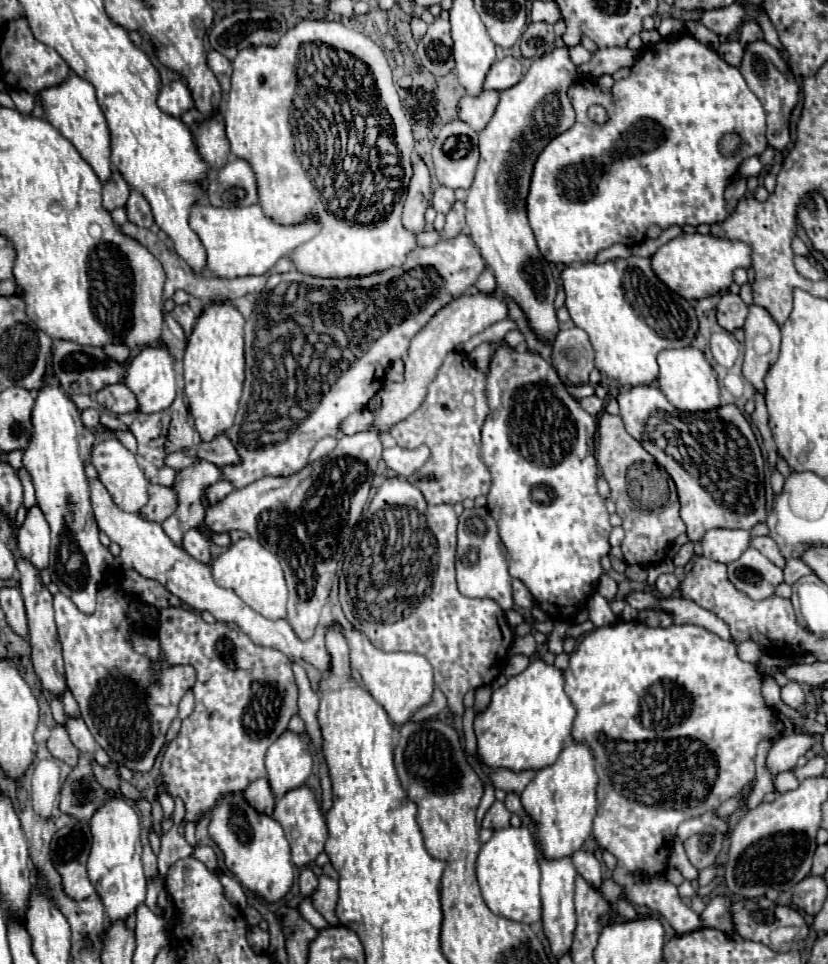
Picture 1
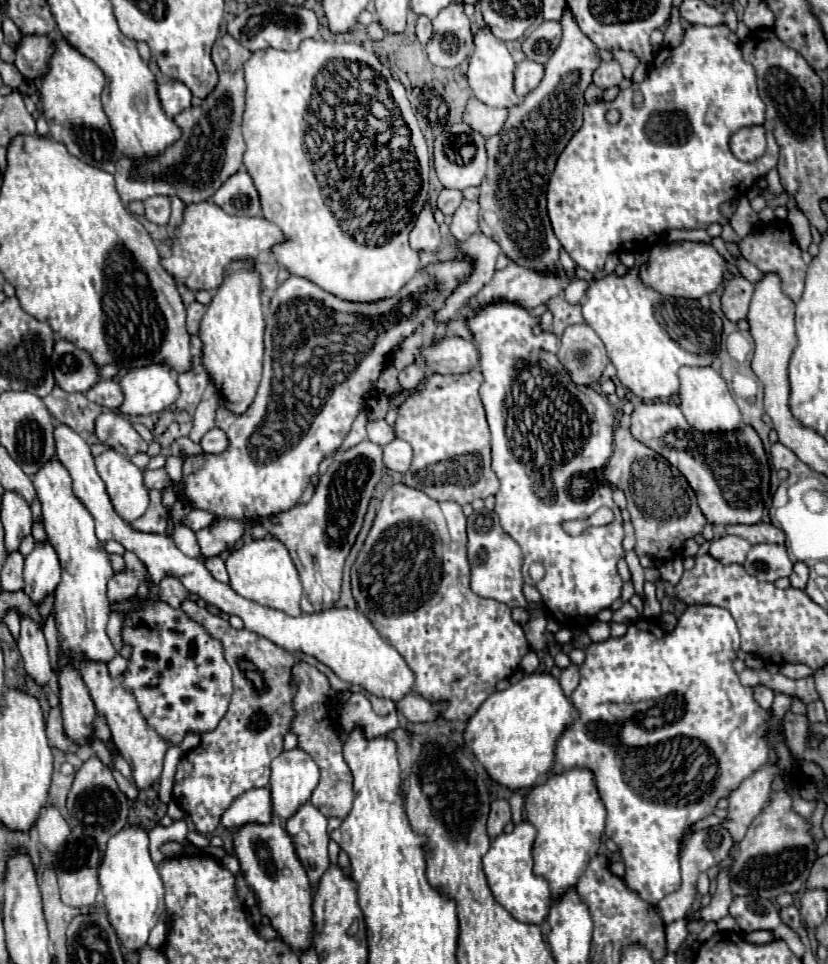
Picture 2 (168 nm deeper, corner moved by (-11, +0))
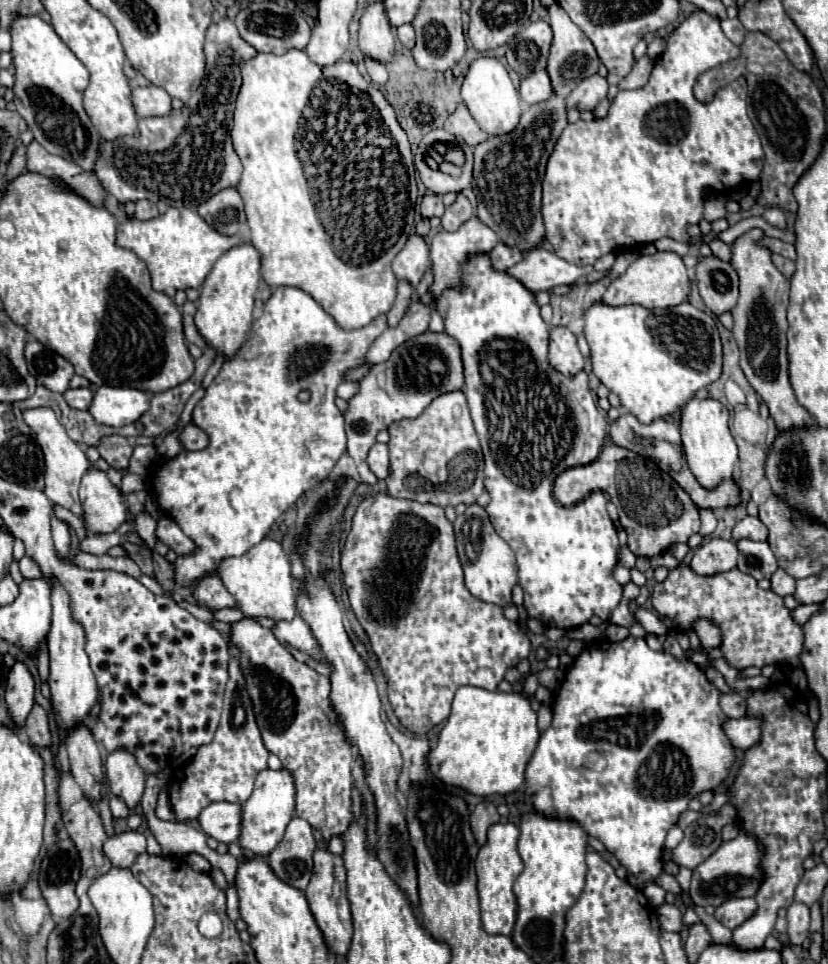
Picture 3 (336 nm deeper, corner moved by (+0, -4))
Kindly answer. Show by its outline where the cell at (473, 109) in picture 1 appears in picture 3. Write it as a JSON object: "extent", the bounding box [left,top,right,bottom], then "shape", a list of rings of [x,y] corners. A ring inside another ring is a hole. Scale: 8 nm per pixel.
{"extent":[443,103,489,145],"shape":[[[461,103],[445,121],[443,125],[445,131],[453,133],[457,139],[465,141],[467,145],[477,145],[481,141],[485,141],[489,135],[477,125],[477,121],[473,119],[473,115],[469,113],[469,109]]]}

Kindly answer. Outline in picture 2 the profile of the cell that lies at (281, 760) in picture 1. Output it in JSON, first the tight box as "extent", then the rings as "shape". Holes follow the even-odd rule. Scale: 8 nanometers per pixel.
{"extent":[270,749,320,821],"shape":[[[302,749],[280,753],[270,767],[272,815],[286,821],[296,813],[296,809],[300,809],[300,805],[310,801],[310,795],[318,785],[320,771]]]}

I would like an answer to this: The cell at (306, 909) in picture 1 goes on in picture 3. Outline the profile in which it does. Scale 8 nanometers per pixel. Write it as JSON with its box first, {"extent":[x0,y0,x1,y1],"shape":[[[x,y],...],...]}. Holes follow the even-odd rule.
{"extent":[267,817,315,891],"shape":[[[293,817],[285,837],[269,853],[267,861],[281,881],[303,891],[313,873],[313,851],[315,839],[311,825],[301,817]]]}

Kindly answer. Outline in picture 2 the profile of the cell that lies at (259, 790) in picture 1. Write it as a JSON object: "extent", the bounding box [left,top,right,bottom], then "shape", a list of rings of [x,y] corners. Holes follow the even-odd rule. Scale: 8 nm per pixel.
{"extent":[222,789,272,831],"shape":[[[250,789],[232,801],[232,805],[222,813],[222,825],[228,831],[238,831],[248,823],[270,823],[272,803],[268,789]]]}

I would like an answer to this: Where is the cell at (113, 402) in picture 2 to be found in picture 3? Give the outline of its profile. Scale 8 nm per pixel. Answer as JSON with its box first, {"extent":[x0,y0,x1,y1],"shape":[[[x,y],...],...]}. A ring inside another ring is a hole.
{"extent":[63,389,93,409],"shape":[[[67,389],[63,397],[75,409],[89,409],[93,401],[93,391],[91,389]]]}

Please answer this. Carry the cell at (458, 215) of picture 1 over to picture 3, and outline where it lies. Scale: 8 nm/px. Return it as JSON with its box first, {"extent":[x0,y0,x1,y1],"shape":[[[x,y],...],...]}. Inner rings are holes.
{"extent":[441,195,473,231],"shape":[[[459,195],[457,201],[453,205],[449,205],[445,209],[445,215],[441,217],[441,225],[445,231],[457,231],[465,221],[469,221],[473,217],[473,207],[471,203],[467,201],[467,197]]]}

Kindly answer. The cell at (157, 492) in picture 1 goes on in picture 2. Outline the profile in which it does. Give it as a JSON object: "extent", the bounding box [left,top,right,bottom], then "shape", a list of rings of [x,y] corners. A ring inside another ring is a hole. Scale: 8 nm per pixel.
{"extent":[132,491,168,533],"shape":[[[150,491],[150,507],[148,511],[132,521],[132,529],[140,529],[142,533],[164,533],[166,529],[166,517],[168,511],[162,507],[162,499],[160,499],[160,491]]]}

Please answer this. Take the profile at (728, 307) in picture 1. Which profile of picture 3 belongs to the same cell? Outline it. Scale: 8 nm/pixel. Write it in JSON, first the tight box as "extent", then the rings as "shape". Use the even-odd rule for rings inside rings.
{"extent":[695,255,739,317],"shape":[[[713,255],[705,257],[697,263],[695,279],[699,293],[713,315],[719,317],[737,305],[739,281],[735,269],[729,263],[723,263]]]}

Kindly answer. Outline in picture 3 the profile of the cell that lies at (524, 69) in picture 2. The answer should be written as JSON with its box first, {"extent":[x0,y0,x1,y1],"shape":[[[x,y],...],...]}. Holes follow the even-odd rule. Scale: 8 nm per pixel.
{"extent":[519,71,553,105],"shape":[[[533,71],[521,77],[519,95],[525,105],[533,105],[533,103],[541,103],[549,99],[553,95],[551,85],[549,85],[549,75],[545,71]]]}

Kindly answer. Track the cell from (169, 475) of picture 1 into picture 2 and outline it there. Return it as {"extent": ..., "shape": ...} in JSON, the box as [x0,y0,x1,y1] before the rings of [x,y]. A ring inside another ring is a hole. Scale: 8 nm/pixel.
{"extent":[144,469,168,489],"shape":[[[164,469],[144,471],[144,485],[146,489],[164,489],[168,485],[168,475]]]}

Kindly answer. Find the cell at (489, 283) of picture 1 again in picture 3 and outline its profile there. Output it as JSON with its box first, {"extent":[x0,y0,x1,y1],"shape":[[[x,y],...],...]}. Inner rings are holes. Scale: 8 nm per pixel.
{"extent":[489,243,525,271],"shape":[[[497,243],[495,249],[489,253],[489,257],[491,257],[491,263],[493,263],[493,269],[495,271],[505,271],[505,269],[513,267],[515,263],[519,263],[525,255],[523,253],[517,253],[515,249],[509,249],[503,243]]]}

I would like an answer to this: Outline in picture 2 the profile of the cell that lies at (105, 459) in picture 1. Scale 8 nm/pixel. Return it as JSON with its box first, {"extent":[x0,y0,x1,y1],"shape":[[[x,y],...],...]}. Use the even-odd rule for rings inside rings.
{"extent":[96,449,148,523],"shape":[[[108,449],[96,457],[96,471],[108,489],[108,497],[116,513],[132,523],[148,509],[148,489],[142,481],[142,471],[124,455]]]}

